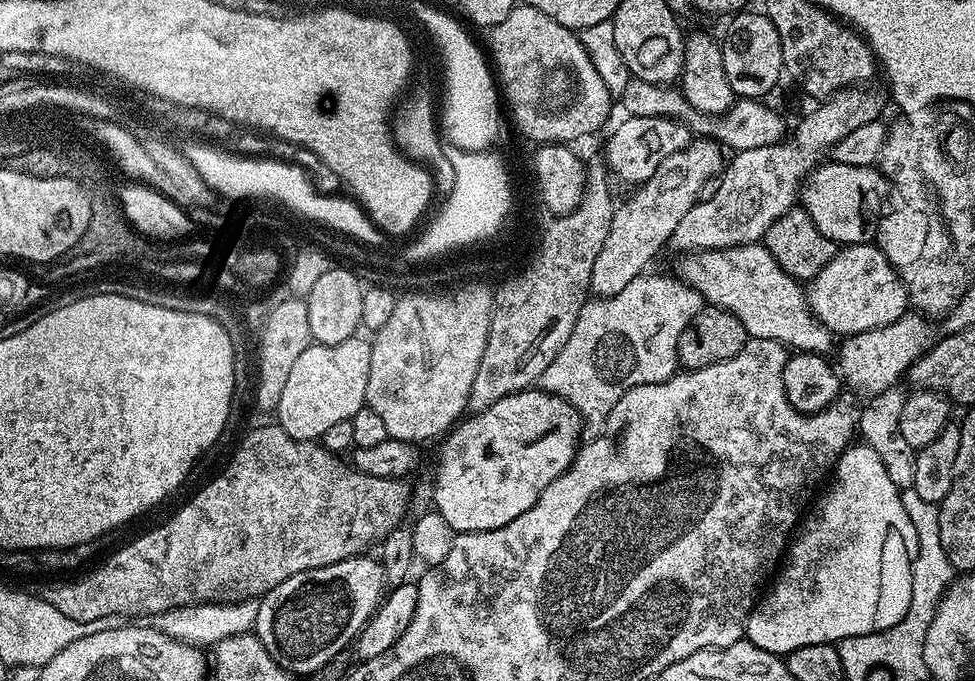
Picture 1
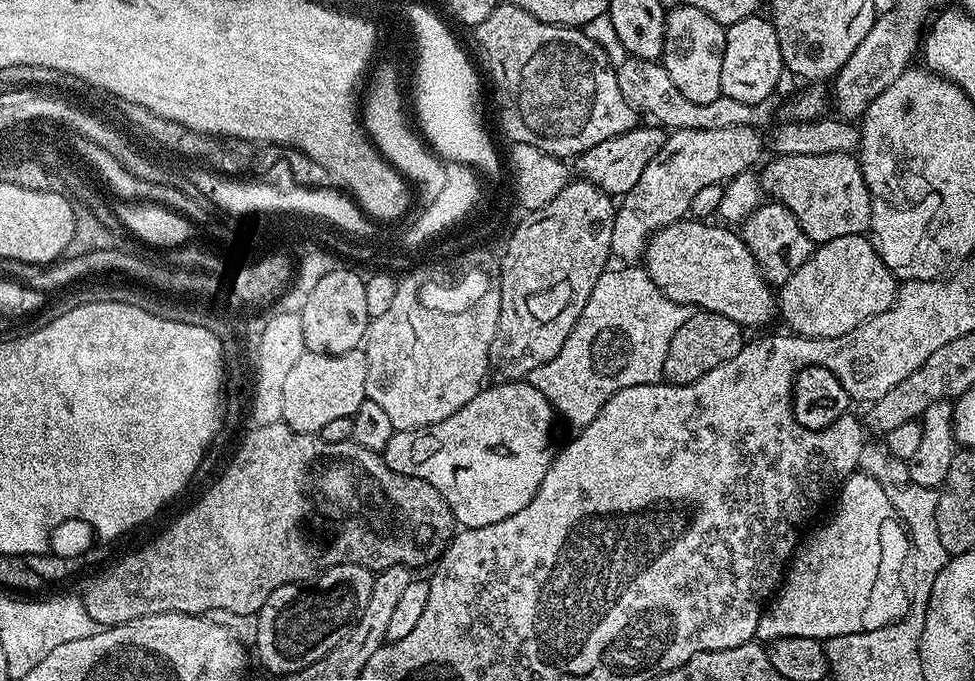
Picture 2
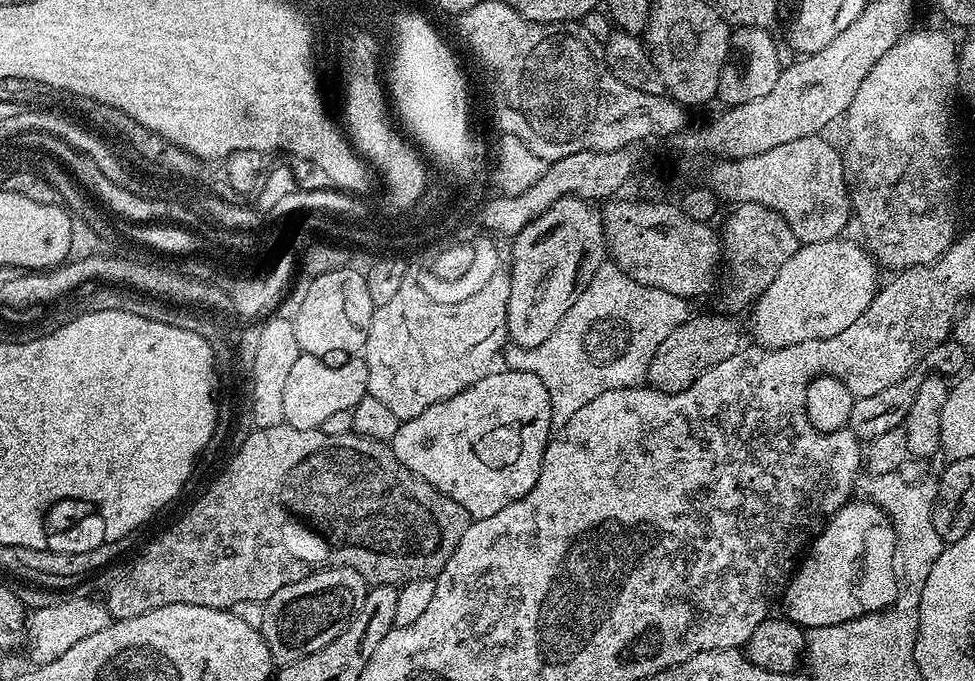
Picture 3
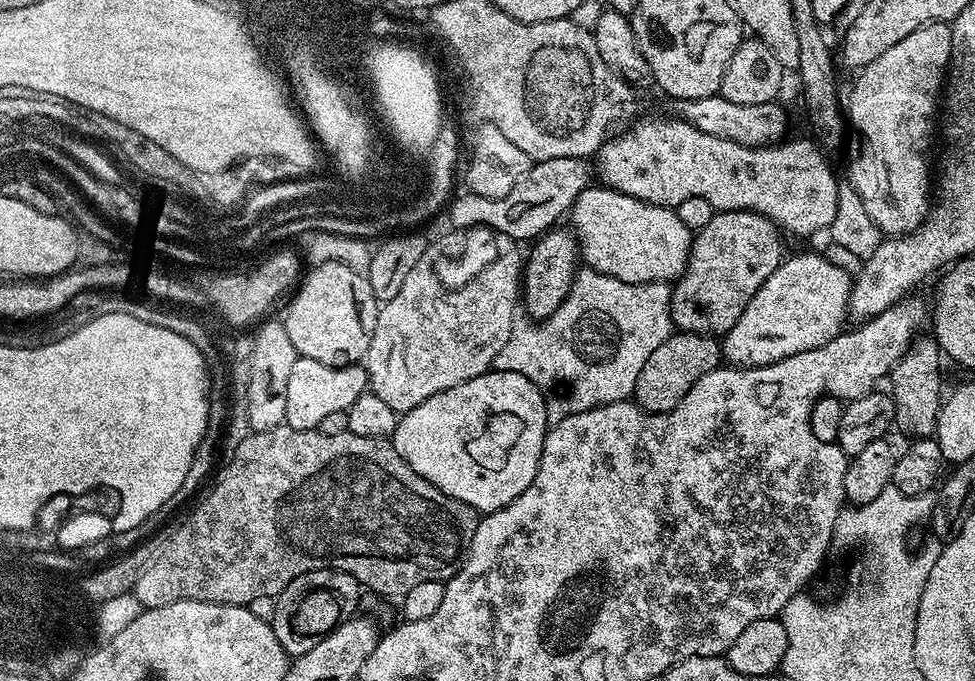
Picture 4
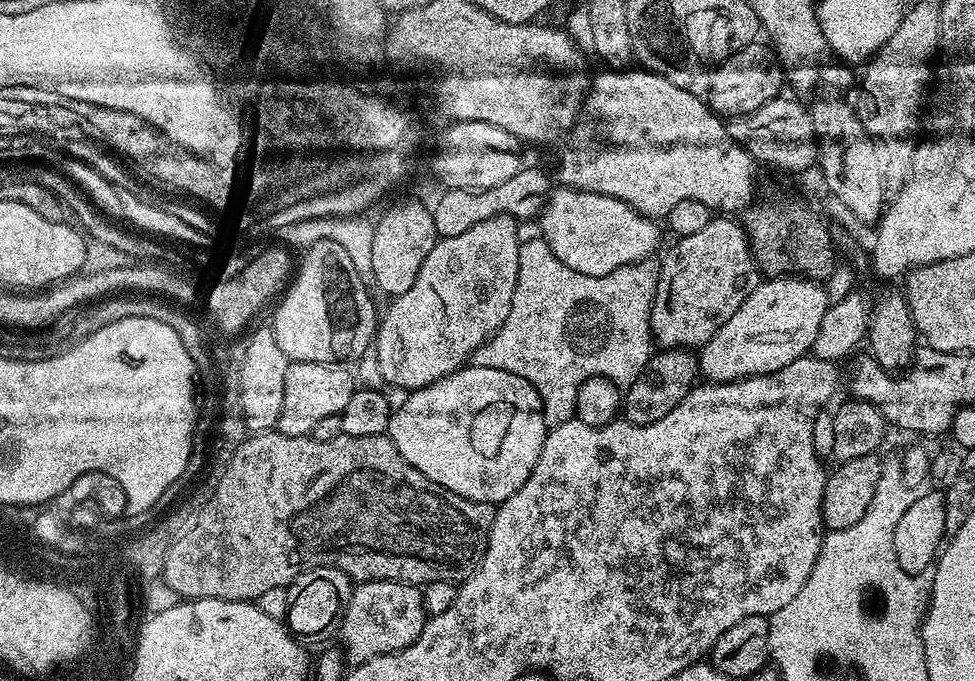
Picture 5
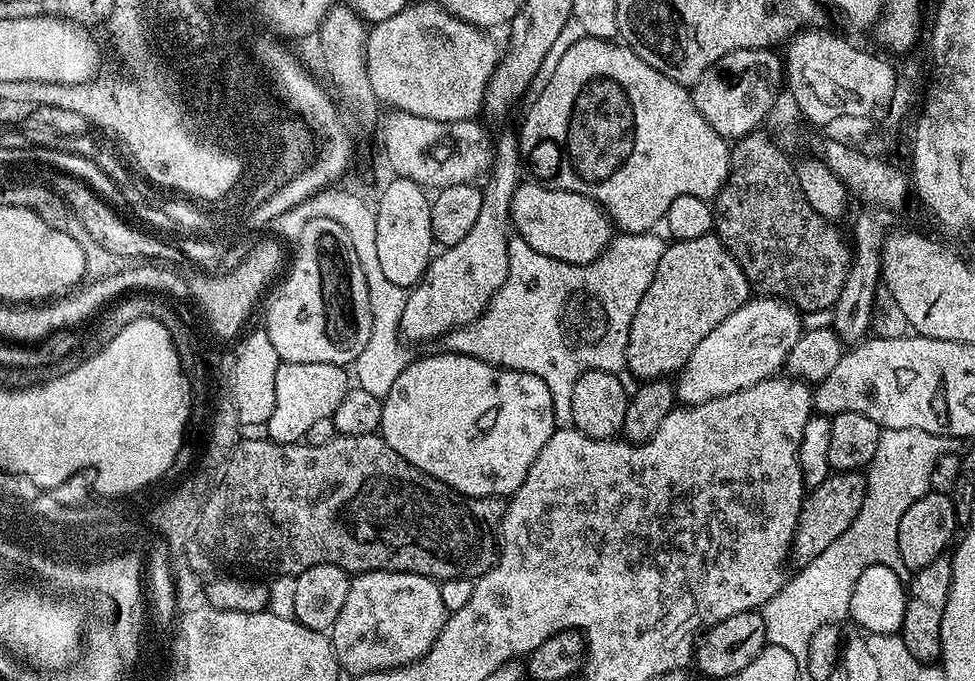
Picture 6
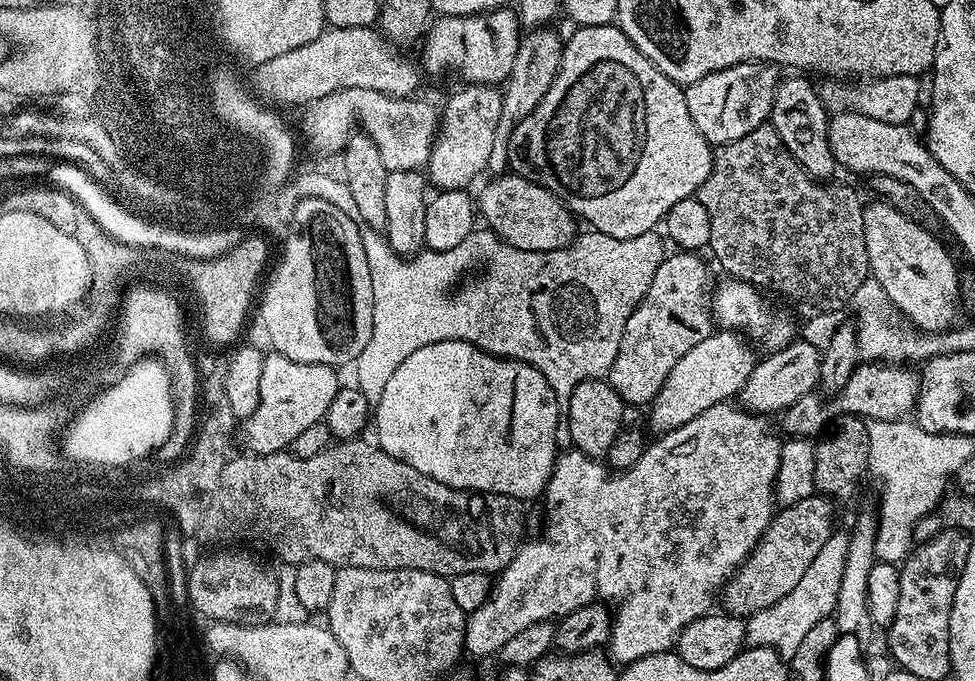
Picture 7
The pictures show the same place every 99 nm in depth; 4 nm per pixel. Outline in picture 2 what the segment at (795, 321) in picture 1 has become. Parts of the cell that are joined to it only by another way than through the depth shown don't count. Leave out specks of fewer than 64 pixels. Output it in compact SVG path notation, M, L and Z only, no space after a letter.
M685 218L674 222L670 226L666 226L662 230L658 230L652 235L652 239L648 242L648 247L646 249L646 271L648 277L656 283L659 288L663 290L666 294L666 298L670 298L674 302L679 304L688 304L693 310L703 310L705 312L713 312L714 314L722 314L726 318L730 318L734 322L738 322L741 328L745 330L751 330L751 328L760 328L763 324L768 324L778 312L778 296L774 291L773 285L769 284L767 280L764 279L763 274L760 272L760 264L754 258L754 254L746 246L743 235L739 231L733 230L728 226L721 226L719 223L712 224L716 222L705 222L700 218Z

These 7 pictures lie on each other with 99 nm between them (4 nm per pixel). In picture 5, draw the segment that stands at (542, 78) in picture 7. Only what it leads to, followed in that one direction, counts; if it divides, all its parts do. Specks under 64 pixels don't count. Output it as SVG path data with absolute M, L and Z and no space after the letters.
M495 216L486 218L486 222L478 222L478 226L470 226L470 230L466 230L466 234L437 239L434 250L430 250L430 254L426 254L426 262L422 262L422 270L418 270L418 278L414 278L414 286L410 286L410 290L406 290L406 294L395 297L389 303L392 305L385 312L383 309L382 315L379 317L374 337L374 355L385 385L393 384L396 388L404 388L403 390L415 390L430 382L438 382L438 378L449 376L450 373L465 367L471 361L474 350L478 350L478 346L487 344L492 339L492 335L502 326L502 322L506 322L506 314L510 314L514 286L518 282L518 250L522 243L522 235L520 236L516 227L518 227L518 221L515 216Z

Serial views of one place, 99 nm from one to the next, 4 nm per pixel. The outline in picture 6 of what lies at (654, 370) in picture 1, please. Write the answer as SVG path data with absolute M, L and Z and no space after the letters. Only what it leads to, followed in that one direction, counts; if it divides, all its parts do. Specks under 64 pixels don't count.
M655 231L613 235L608 249L589 264L571 264L558 258L546 258L546 254L538 254L534 246L527 244L520 236L513 235L508 241L510 266L506 282L502 282L488 303L487 310L477 320L448 333L447 347L458 354L495 364L497 368L513 368L515 372L529 372L542 378L554 402L556 428L573 427L570 394L579 376L586 371L620 374L628 367L626 346L630 338L630 322L634 322L642 294L646 294L650 282L654 282L658 262L662 262L666 247L665 237L656 235Z

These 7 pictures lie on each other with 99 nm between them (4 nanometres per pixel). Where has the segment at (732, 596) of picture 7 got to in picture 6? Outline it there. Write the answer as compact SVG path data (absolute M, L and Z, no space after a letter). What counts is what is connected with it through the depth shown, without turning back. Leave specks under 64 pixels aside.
M860 470L851 472L833 471L826 478L826 482L822 482L817 488L811 489L804 497L804 505L800 511L800 517L796 523L796 533L792 539L791 559L797 560L797 565L803 566L814 562L814 558L818 558L818 554L822 554L822 550L826 550L826 546L830 546L830 542L834 542L834 538L839 538L845 530L850 530L850 522L854 522L854 518L858 518L858 510L862 510L862 502L868 493L869 477L864 477L865 473Z

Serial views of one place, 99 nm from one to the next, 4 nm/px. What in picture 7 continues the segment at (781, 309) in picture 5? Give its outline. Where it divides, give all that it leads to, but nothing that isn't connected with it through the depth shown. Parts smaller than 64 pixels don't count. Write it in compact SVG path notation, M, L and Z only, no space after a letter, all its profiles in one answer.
M716 330L702 338L698 346L686 350L682 358L670 370L670 378L662 382L662 390L652 399L653 433L663 434L678 426L686 426L690 418L698 418L702 410L710 406L731 401L739 393L740 387L750 378L750 370L755 367L757 353L751 352L749 341L732 330Z

